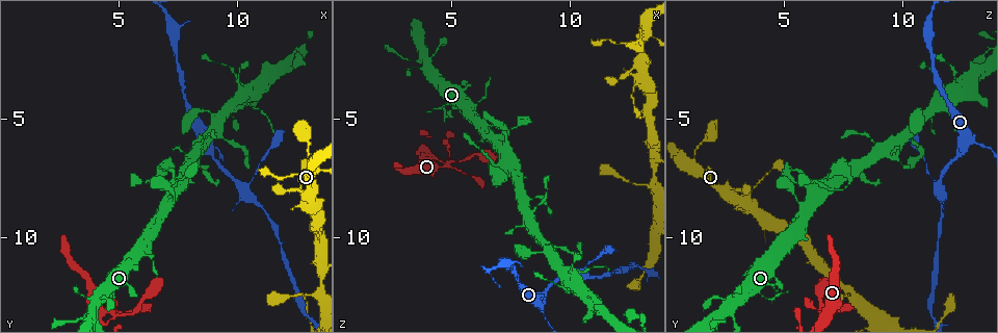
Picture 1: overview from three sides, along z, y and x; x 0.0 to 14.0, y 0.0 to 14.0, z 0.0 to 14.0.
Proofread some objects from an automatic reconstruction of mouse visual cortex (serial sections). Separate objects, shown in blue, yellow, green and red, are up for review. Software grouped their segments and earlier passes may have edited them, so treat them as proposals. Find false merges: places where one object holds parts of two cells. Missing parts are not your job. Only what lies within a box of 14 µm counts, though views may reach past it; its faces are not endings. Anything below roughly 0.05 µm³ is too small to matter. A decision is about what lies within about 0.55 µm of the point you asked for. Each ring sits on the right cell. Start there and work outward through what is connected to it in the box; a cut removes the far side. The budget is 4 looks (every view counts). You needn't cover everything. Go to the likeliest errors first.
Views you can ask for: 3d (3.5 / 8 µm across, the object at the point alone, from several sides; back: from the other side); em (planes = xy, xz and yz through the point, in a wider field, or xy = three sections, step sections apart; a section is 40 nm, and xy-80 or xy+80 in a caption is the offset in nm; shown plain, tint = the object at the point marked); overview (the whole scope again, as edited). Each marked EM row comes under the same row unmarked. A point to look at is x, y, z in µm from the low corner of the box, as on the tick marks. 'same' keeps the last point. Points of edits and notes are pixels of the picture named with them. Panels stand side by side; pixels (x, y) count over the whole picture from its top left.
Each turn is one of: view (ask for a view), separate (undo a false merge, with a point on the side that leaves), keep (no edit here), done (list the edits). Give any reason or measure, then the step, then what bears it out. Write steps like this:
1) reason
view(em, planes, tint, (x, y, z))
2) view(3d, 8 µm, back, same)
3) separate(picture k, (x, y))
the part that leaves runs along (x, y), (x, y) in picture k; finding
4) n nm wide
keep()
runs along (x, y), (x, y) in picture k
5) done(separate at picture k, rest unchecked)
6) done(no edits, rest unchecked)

sudden change in width
view(3d, 3.5 µm, (4.7, 13.2, 6.9))

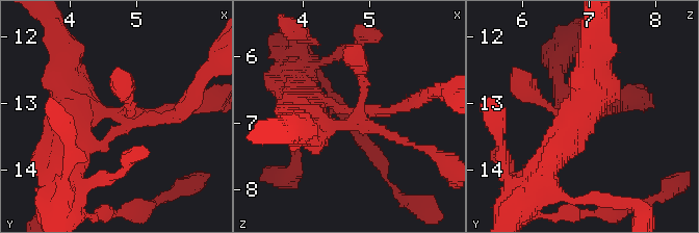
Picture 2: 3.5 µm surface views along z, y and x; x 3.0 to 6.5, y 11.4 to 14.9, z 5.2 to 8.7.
shape alone is not enough
view(em, xy, step 1, tint, (4.75, 13.20, 6.95))

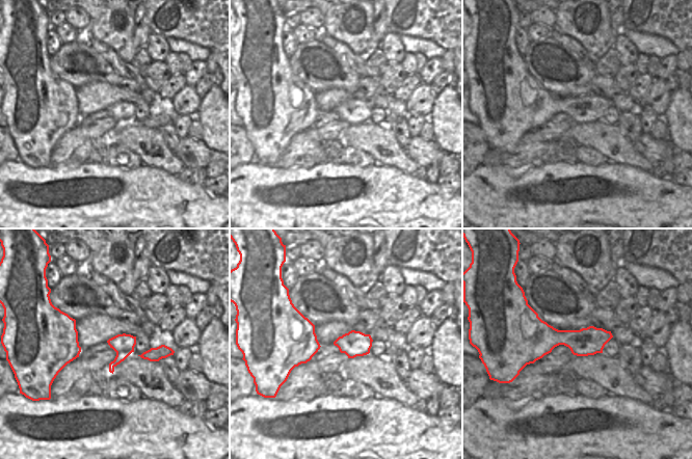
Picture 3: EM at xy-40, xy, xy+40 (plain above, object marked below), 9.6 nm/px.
keep()
runs along (67, 82), (83, 108), (134, 124), (179, 111) in picture 2; one cell here

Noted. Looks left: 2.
abrupt turn
view(3d, 3.5 µm, (6.7, 7.6, 5.1))

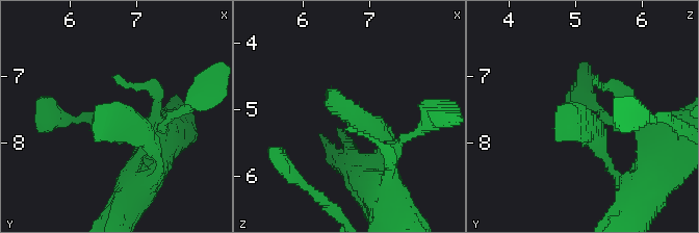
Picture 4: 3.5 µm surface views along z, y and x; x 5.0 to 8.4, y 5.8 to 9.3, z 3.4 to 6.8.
now the EM
view(em, planes, tint, (6.70, 7.60, 5.10))

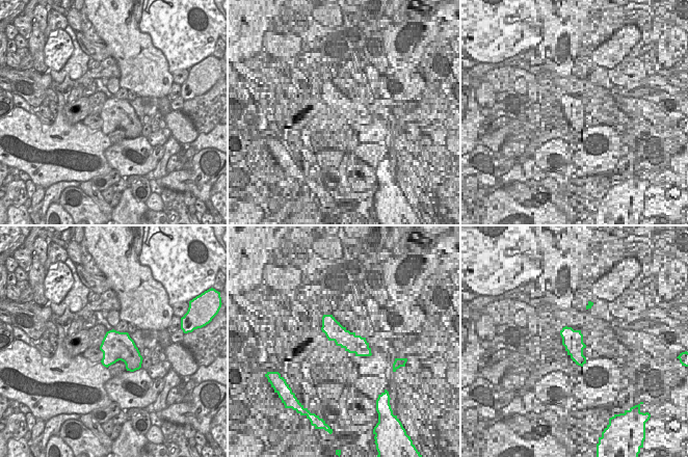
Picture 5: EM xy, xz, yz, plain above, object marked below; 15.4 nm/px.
460 nm wide
keep()
runs along (393, 140), (333, 103), (327, 89) in picture 4; all the same cell

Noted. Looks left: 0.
done(no edits, rest unchecked)

